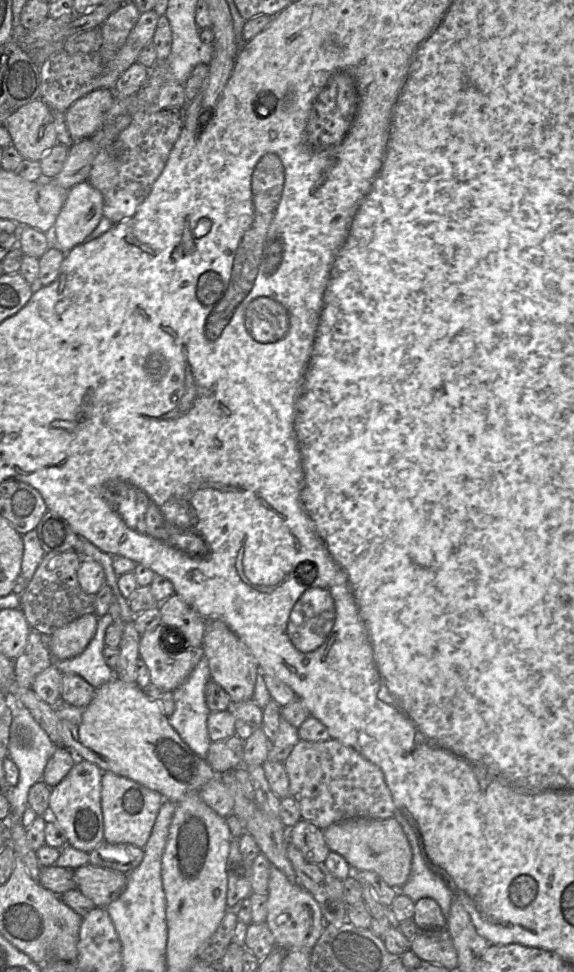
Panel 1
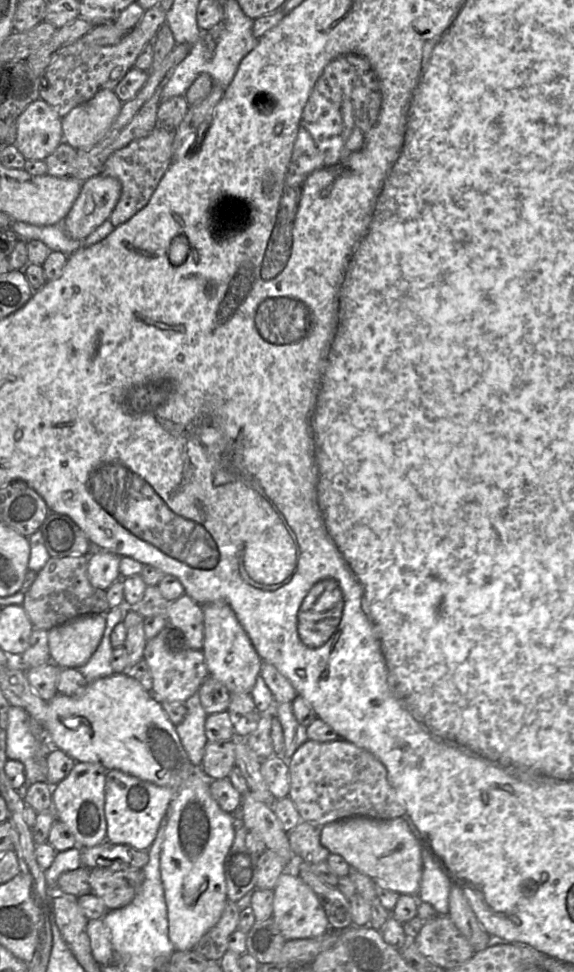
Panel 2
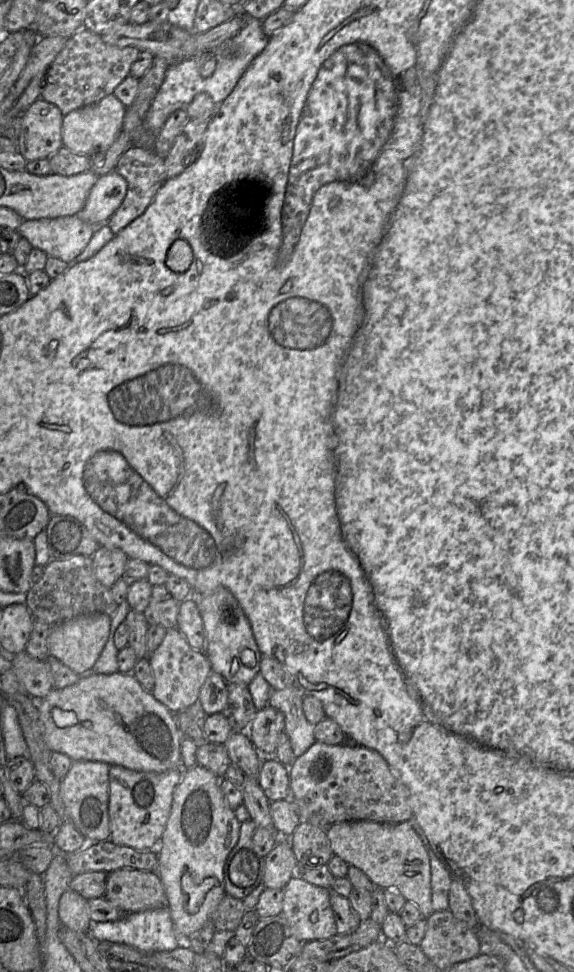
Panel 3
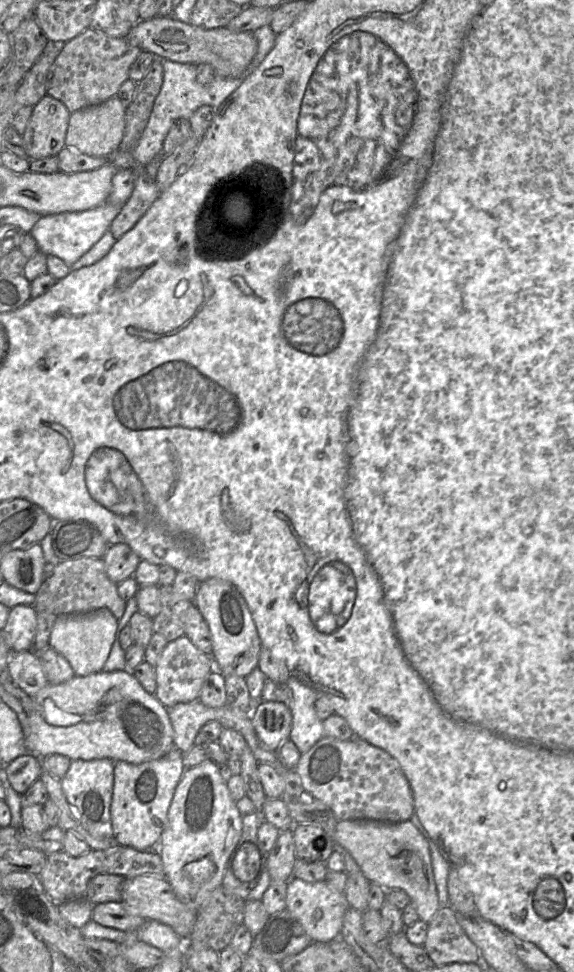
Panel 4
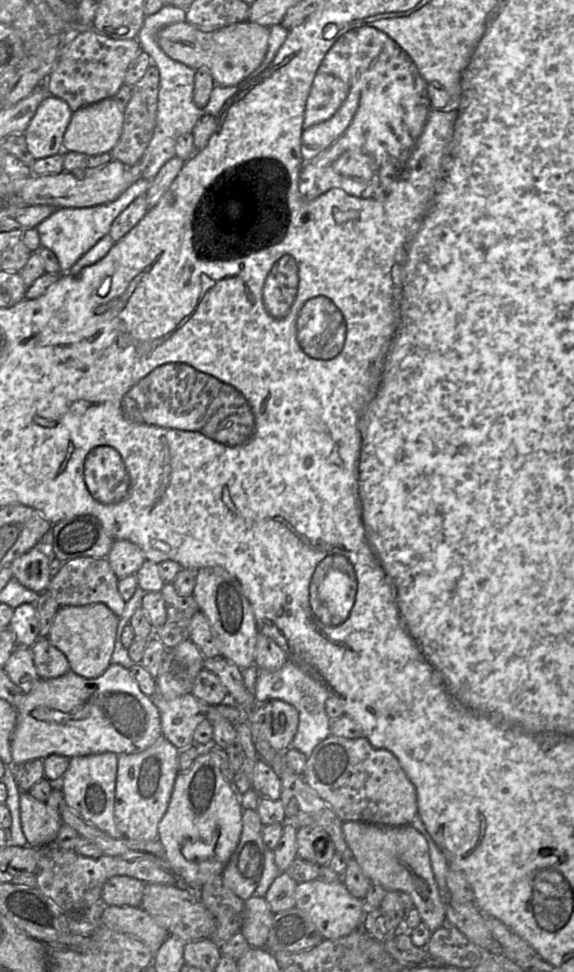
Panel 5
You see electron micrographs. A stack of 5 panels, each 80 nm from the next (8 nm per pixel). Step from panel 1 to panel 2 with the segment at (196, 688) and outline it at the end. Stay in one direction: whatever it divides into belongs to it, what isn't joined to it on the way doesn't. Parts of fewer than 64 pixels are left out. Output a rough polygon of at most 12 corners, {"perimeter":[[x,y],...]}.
{"perimeter":[[198,692],[175,729],[190,762],[201,766],[207,714]]}

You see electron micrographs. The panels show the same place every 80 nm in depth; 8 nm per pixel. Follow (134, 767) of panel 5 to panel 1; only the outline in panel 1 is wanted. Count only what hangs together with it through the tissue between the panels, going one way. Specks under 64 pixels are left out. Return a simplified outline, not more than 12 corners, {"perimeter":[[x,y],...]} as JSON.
{"perimeter":[[103,772],[104,840],[144,848],[163,796]]}

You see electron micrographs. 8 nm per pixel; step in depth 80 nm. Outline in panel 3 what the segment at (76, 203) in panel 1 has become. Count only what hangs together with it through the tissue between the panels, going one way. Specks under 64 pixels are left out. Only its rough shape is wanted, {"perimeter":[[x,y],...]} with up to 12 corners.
{"perimeter":[[111,172],[98,178],[76,215],[107,224],[127,193]]}

